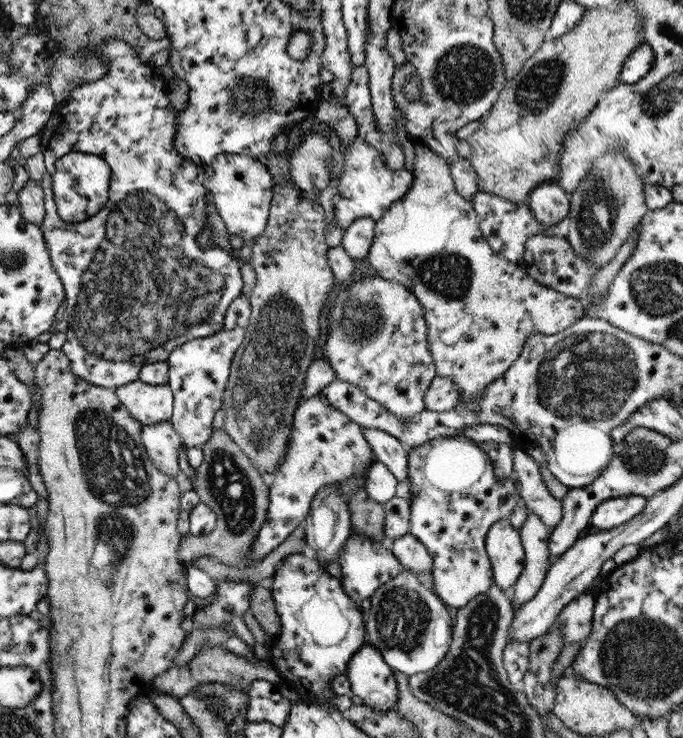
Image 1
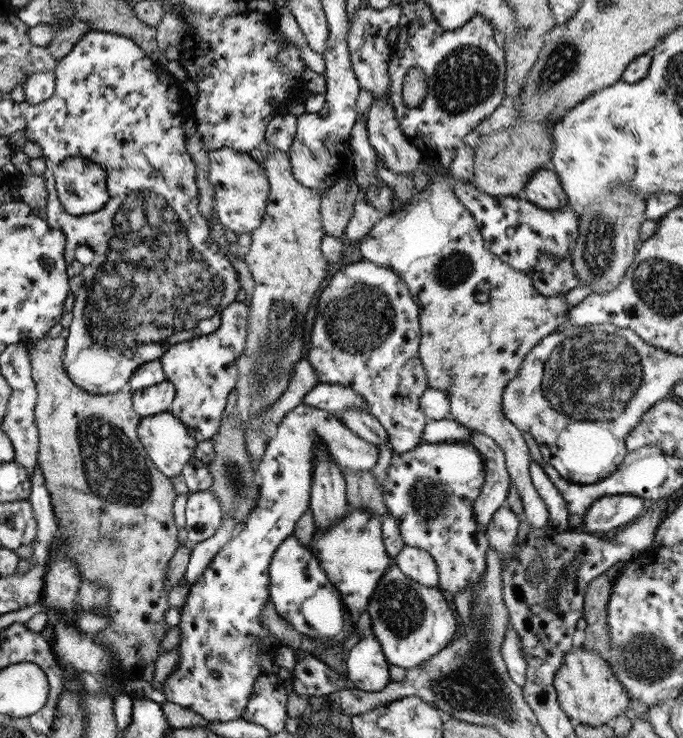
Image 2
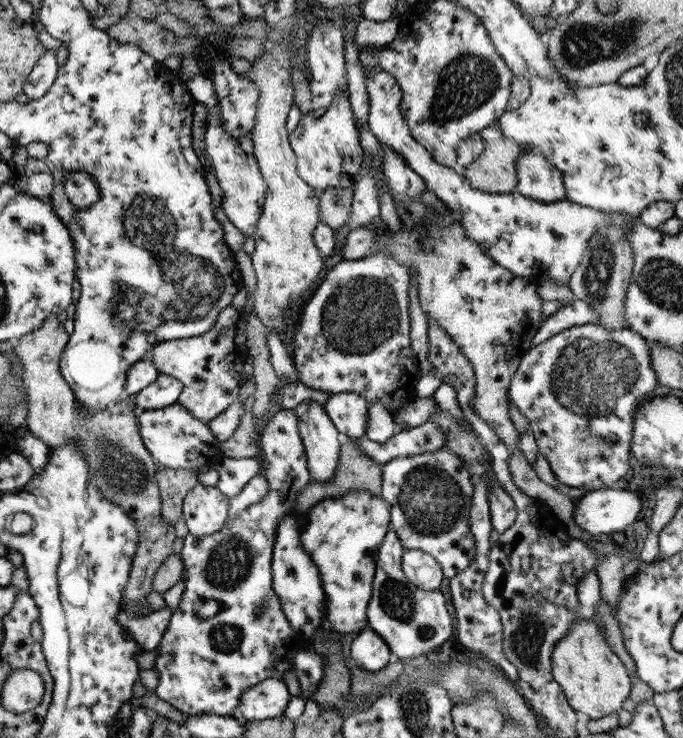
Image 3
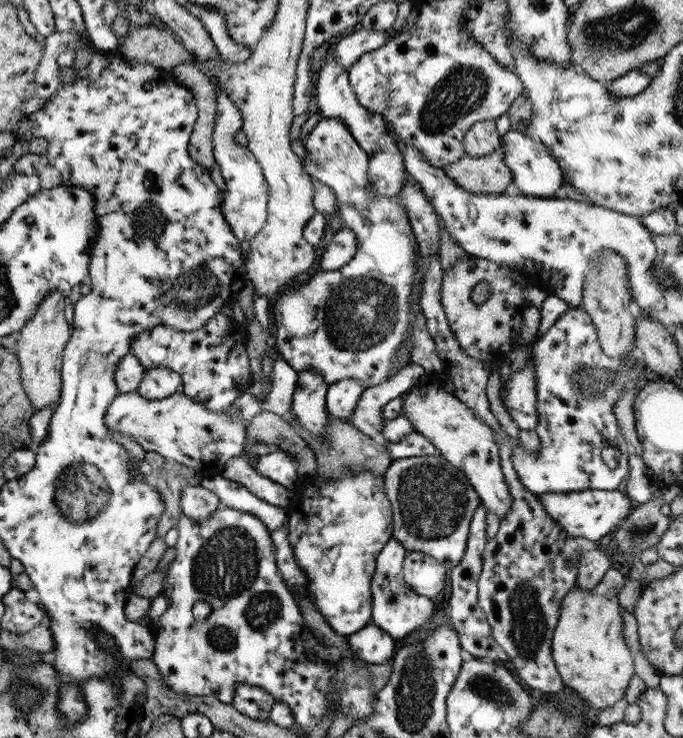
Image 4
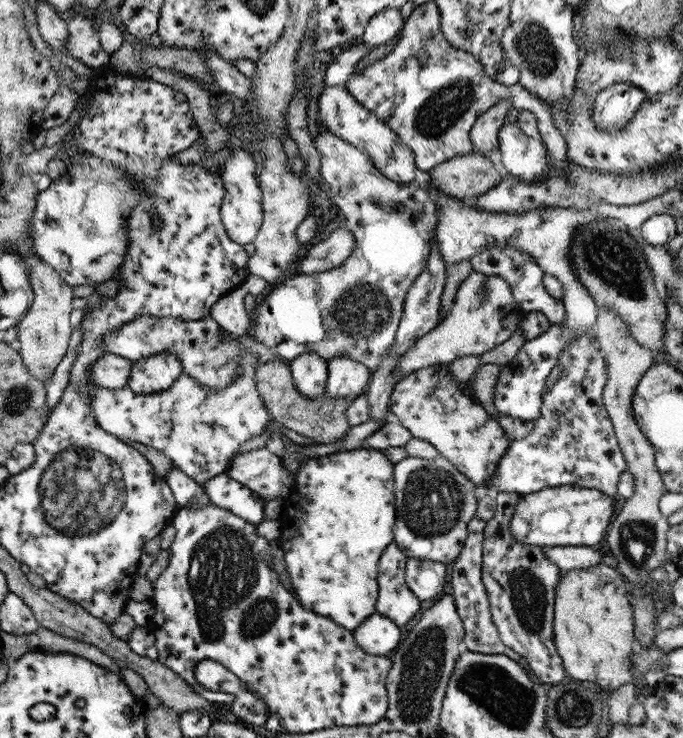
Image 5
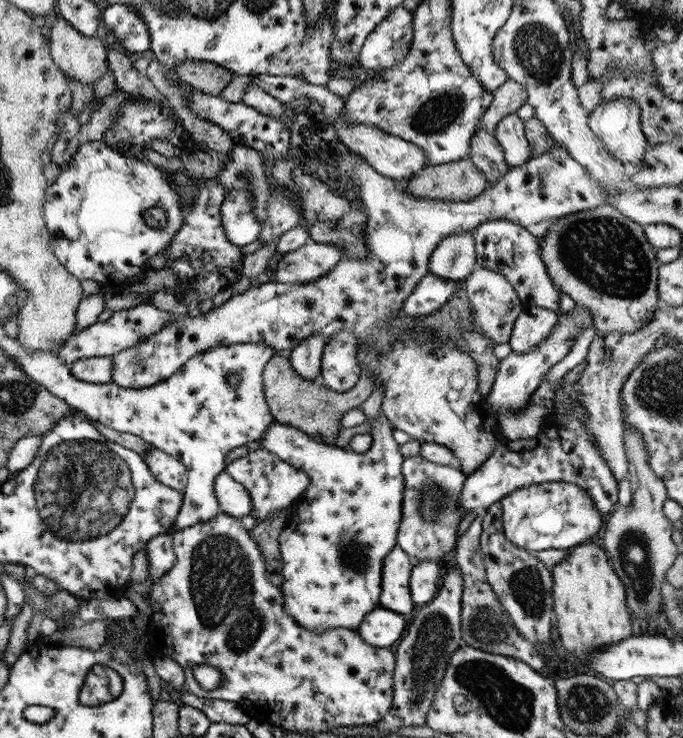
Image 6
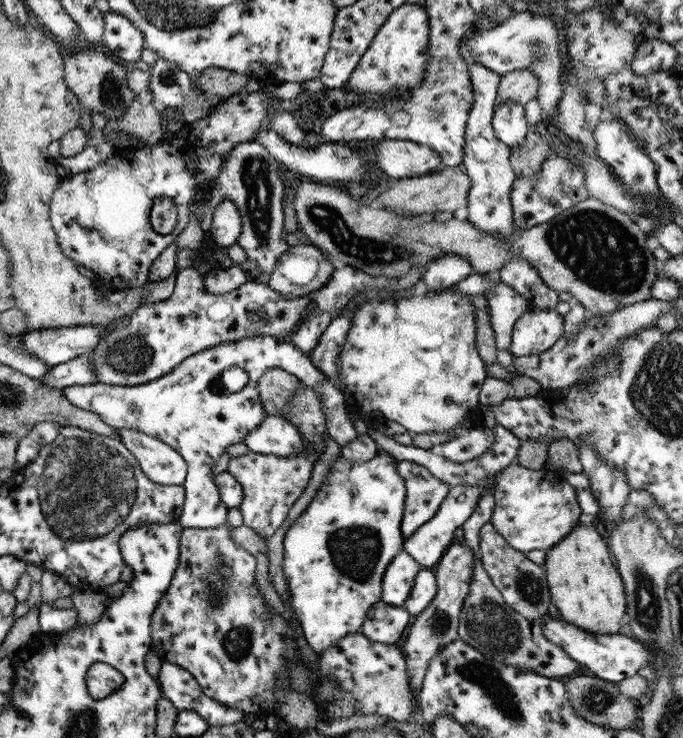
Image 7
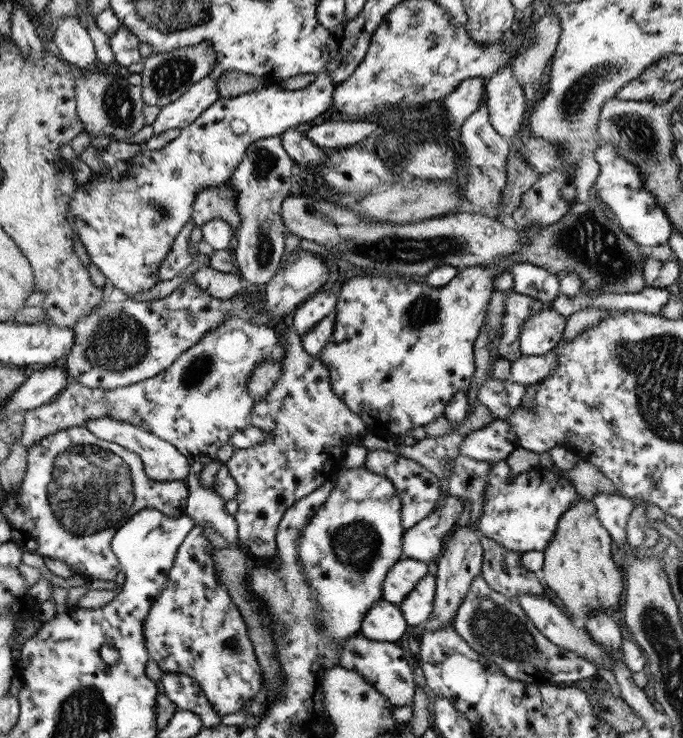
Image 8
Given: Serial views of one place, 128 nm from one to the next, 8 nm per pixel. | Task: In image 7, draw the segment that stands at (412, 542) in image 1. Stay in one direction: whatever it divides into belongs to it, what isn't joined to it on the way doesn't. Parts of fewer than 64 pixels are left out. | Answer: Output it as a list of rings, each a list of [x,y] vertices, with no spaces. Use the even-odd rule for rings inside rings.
[[[421,567],[413,579],[408,598],[403,602],[402,608],[413,618],[429,605],[435,593],[436,580],[434,572],[430,568]]]

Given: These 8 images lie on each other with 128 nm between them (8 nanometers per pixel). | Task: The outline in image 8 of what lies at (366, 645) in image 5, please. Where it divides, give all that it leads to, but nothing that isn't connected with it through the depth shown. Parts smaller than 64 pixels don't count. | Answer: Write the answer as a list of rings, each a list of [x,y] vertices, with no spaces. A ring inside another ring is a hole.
[[[382,598],[371,605],[360,623],[360,635],[377,642],[395,642],[407,628],[399,607]]]

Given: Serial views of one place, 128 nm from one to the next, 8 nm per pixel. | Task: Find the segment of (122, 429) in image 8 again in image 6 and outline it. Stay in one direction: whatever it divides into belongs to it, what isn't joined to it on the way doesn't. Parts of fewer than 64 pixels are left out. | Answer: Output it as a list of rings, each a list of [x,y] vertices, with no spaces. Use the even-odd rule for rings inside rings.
[[[151,448],[141,457],[157,481],[180,493],[183,492],[186,485],[186,470],[179,461],[167,456],[165,452],[161,452],[157,448]]]

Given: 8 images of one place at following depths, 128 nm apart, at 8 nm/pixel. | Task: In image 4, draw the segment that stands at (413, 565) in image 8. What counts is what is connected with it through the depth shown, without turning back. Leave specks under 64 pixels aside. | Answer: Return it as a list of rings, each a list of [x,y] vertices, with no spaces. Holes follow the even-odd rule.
[[[391,537],[382,546],[376,557],[376,566],[370,582],[372,594],[370,620],[377,628],[387,632],[387,635],[391,636],[395,643],[403,640],[405,636],[411,636],[413,632],[419,632],[425,626],[431,625],[431,618],[437,614],[433,598],[421,596],[405,584],[401,574],[405,553],[406,550],[401,543]]]

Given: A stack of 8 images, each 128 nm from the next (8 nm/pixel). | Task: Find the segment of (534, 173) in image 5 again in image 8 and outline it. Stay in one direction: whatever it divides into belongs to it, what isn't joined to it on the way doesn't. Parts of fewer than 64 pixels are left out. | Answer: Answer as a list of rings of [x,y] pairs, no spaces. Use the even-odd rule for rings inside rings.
[[[511,62],[493,72],[485,81],[487,114],[493,130],[511,141],[519,130],[523,130],[527,106],[522,88],[511,74]]]

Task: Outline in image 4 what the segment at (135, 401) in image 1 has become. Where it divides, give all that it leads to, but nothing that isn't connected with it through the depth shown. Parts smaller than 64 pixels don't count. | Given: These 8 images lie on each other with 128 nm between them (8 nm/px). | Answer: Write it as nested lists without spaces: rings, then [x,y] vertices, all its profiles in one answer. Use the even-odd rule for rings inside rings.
[[[145,368],[136,391],[145,400],[161,400],[177,390],[182,390],[182,380],[177,372],[169,368]]]

